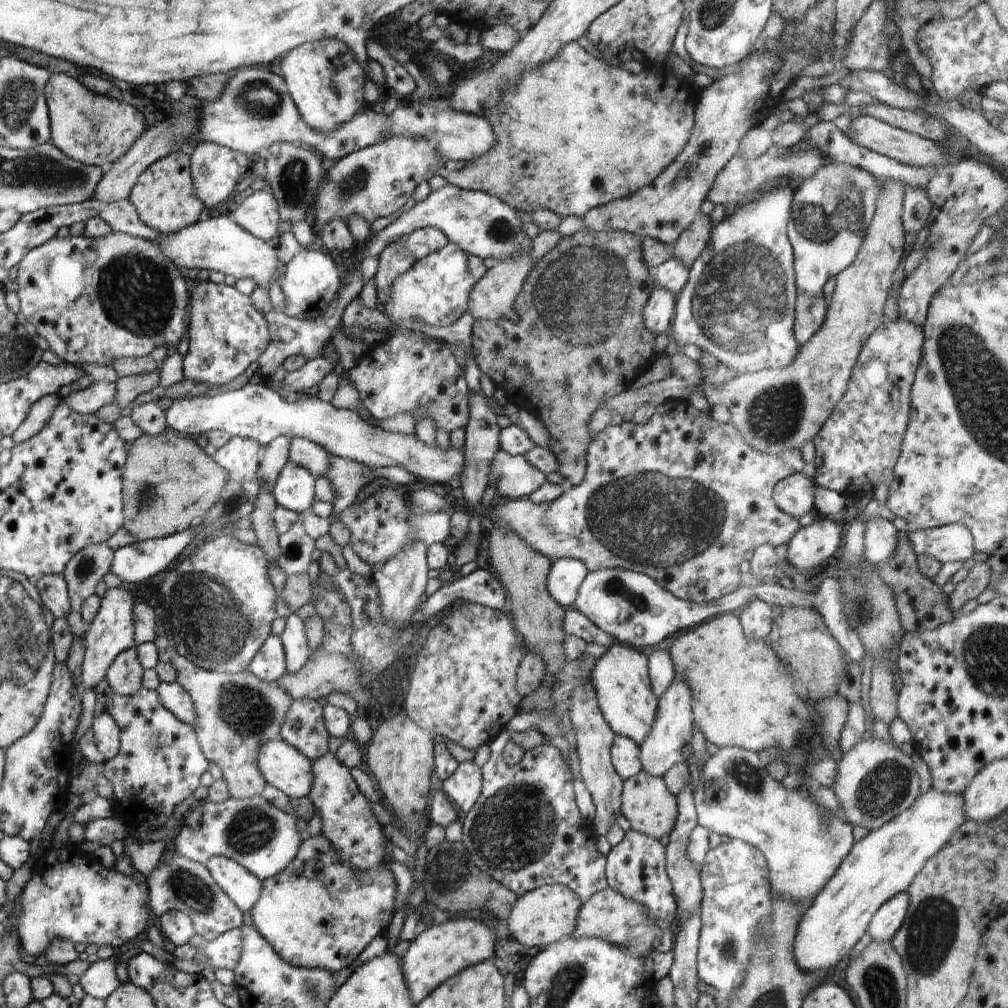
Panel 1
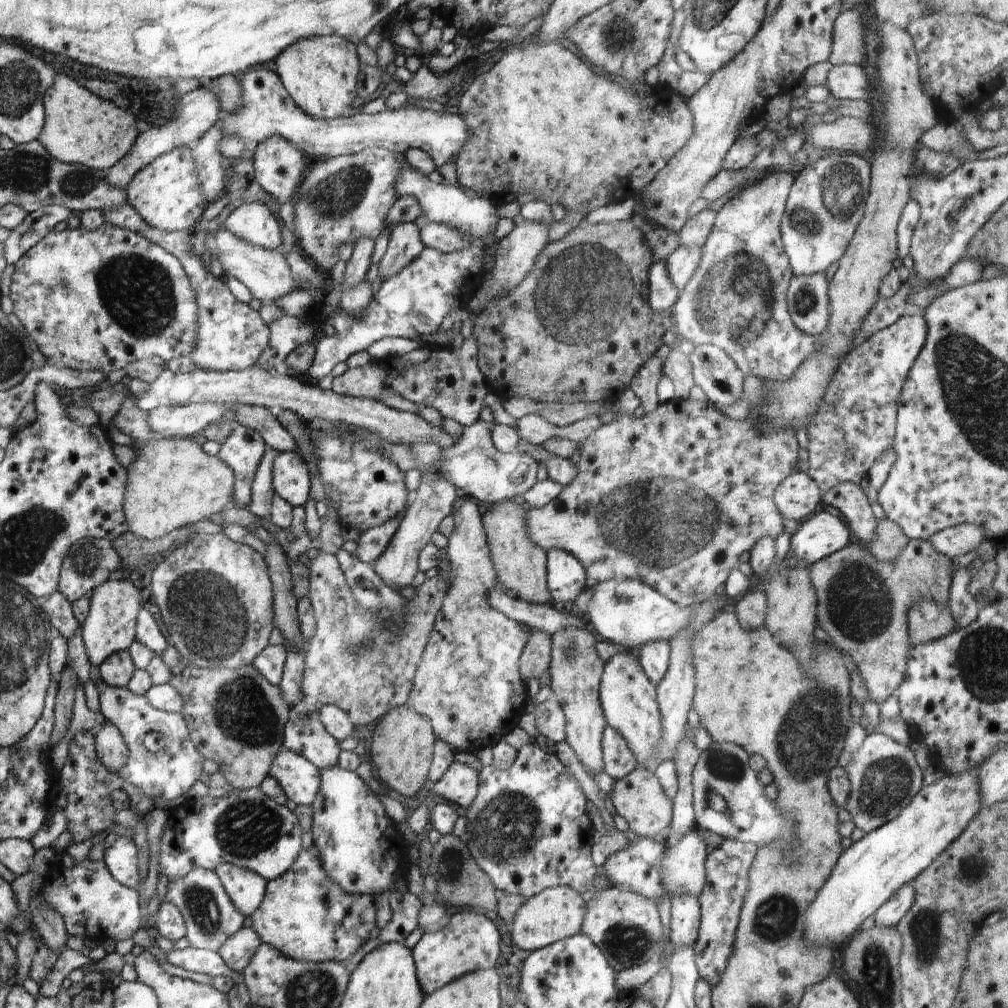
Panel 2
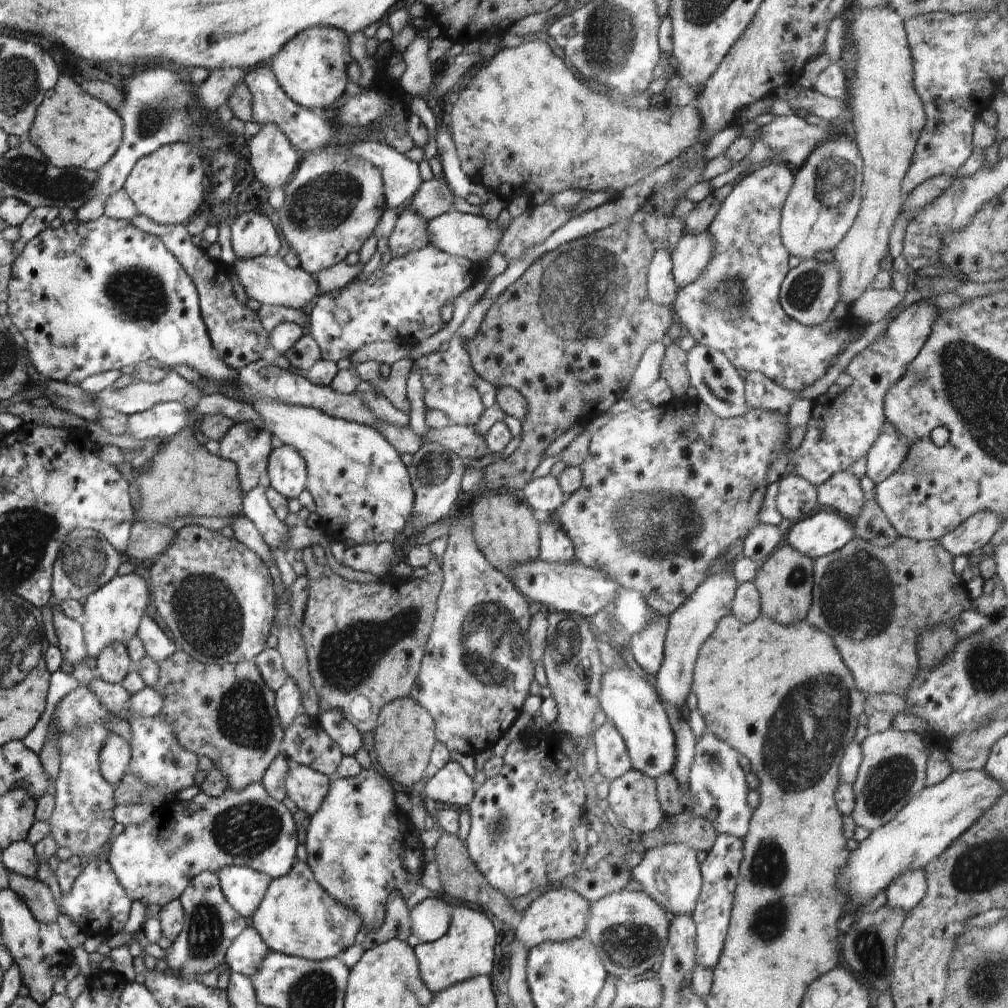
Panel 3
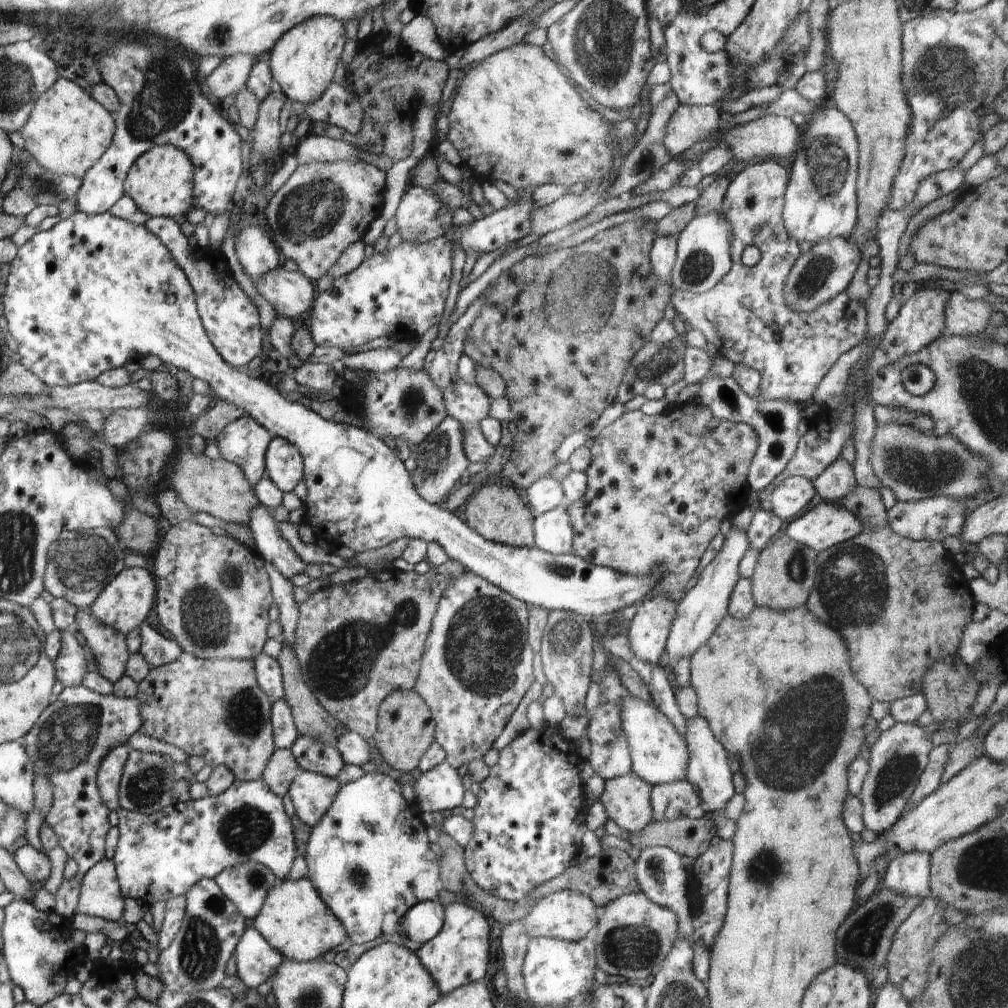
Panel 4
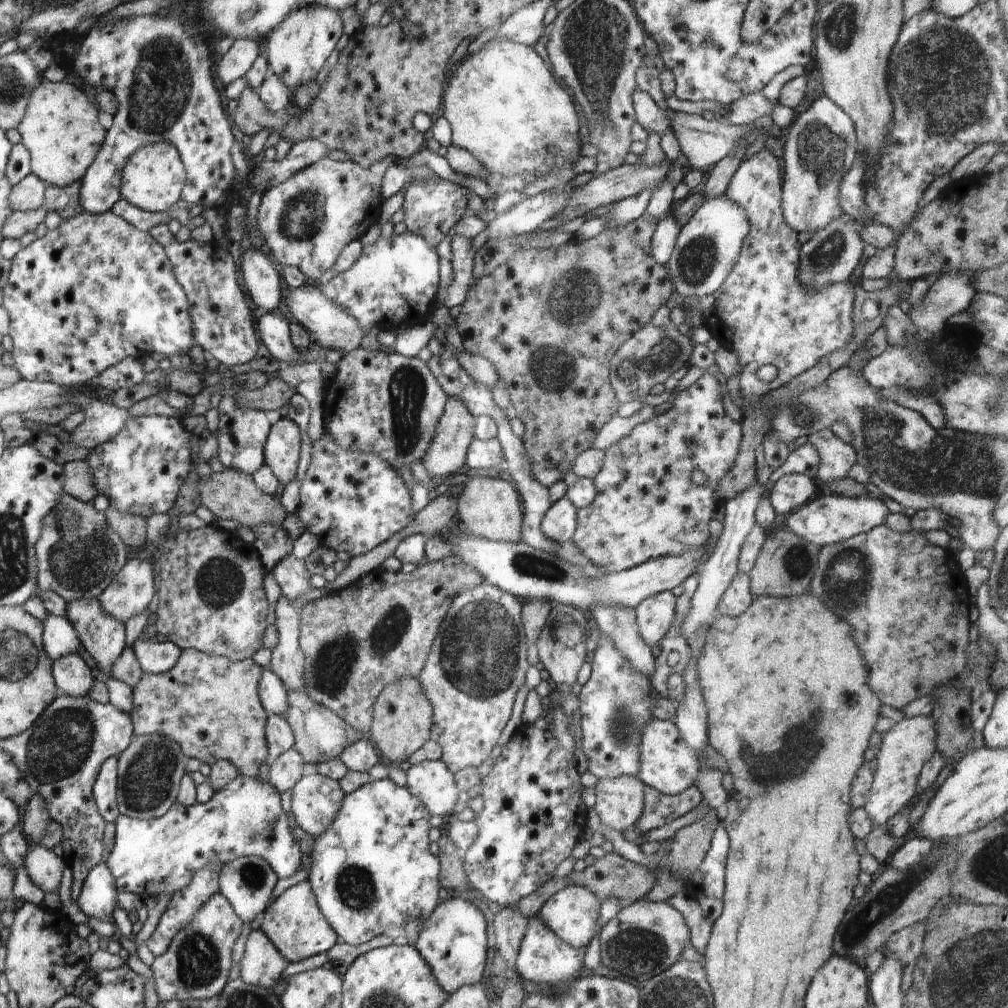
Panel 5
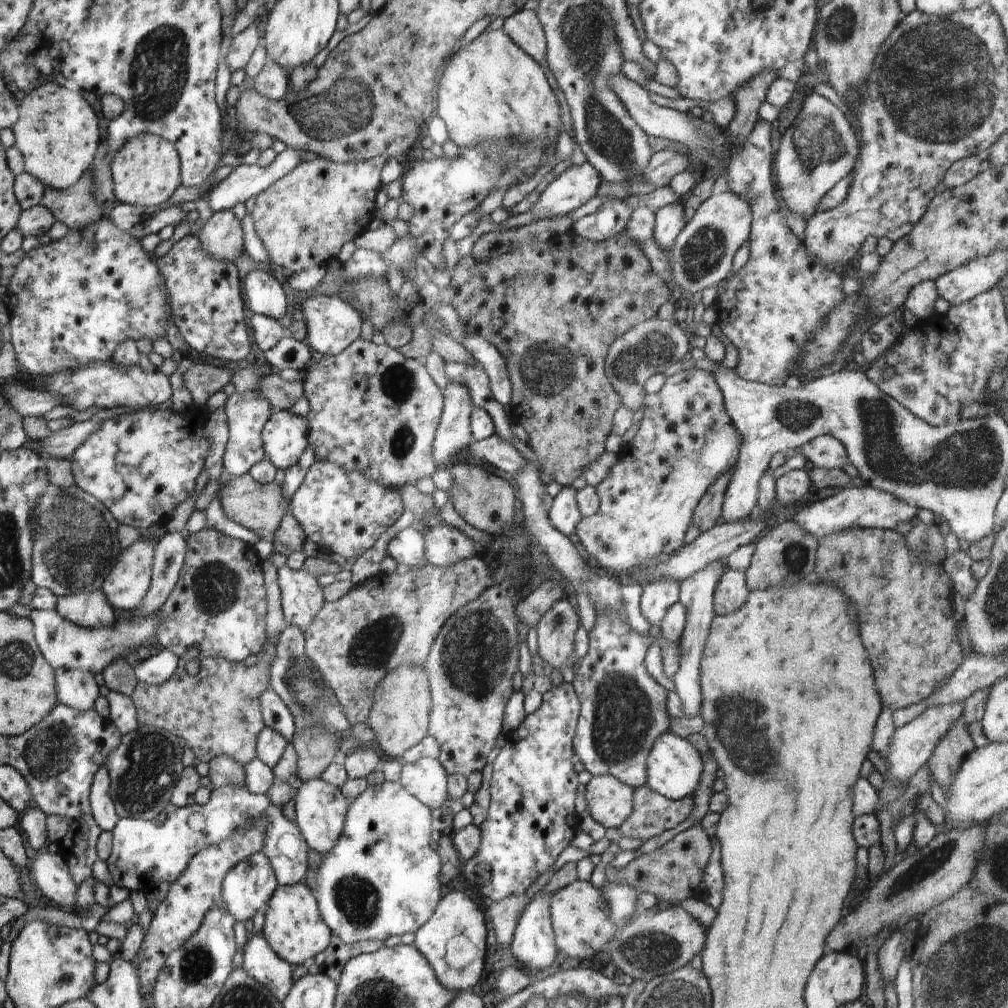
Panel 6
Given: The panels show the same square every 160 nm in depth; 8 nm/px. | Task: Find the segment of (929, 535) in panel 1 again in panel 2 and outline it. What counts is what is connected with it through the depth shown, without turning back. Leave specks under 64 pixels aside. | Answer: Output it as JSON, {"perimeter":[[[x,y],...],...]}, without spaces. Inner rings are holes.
{"perimeter":[[[964,523],[945,528],[933,534],[928,540],[939,553],[951,559],[975,551],[984,539],[985,532],[980,525]]]}

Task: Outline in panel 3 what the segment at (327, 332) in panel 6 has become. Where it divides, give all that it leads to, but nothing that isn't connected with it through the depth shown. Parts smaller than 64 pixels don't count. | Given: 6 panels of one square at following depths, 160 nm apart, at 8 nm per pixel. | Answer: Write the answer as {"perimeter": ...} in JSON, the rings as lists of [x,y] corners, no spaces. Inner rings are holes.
{"perimeter":[[[261,256],[253,259],[236,258],[230,269],[235,271],[248,298],[258,300],[262,304],[307,311],[320,293],[315,276],[308,274],[302,267],[288,266],[286,261],[279,256]]]}

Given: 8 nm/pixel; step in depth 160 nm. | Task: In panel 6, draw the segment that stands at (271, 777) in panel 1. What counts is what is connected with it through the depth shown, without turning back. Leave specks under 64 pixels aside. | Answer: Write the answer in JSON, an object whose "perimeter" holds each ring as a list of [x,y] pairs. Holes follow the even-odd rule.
{"perimeter":[[[321,778],[303,782],[303,785],[295,791],[295,823],[309,848],[313,848],[324,856],[334,848],[336,841],[342,834],[349,807],[347,800],[344,798],[341,789],[324,782]]]}

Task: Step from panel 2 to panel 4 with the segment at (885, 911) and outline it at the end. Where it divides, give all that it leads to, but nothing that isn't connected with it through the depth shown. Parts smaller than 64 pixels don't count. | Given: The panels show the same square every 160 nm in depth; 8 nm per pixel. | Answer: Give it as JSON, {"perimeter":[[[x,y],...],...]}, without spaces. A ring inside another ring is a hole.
{"perimeter":[[[906,851],[898,853],[882,867],[880,885],[903,895],[918,895],[925,898],[929,890],[931,855],[926,851]]]}

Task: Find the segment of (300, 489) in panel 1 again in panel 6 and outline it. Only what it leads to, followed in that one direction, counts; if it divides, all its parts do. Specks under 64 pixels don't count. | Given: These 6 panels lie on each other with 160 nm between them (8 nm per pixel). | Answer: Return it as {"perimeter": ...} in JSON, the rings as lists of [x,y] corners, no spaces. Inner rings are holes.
{"perimeter":[[[289,410],[272,413],[261,435],[265,456],[277,469],[286,470],[294,466],[309,445],[306,418]]]}

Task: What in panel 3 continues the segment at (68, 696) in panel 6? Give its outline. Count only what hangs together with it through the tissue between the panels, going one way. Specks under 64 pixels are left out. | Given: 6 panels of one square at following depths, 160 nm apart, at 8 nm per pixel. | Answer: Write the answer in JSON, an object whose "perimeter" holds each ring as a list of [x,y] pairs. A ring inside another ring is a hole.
{"perimeter":[[[60,606],[52,609],[52,618],[57,645],[62,651],[62,656],[65,656],[65,661],[68,664],[72,664],[75,667],[88,656],[86,654],[86,644],[84,644],[84,626],[74,619],[69,619],[62,612]]]}

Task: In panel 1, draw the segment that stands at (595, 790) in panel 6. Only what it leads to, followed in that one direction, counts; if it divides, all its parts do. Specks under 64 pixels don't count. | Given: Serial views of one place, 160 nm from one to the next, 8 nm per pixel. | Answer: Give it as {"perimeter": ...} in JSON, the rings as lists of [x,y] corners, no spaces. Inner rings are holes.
{"perimeter":[[[641,771],[624,781],[620,796],[620,813],[628,819],[632,831],[665,841],[670,836],[679,814],[677,796],[674,796],[663,778],[650,776]]]}

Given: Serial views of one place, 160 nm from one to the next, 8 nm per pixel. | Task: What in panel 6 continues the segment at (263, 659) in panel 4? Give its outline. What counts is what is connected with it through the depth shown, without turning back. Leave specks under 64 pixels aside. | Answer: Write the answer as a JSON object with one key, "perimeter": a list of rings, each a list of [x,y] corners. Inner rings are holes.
{"perimeter":[[[271,687],[261,694],[259,703],[265,726],[281,734],[290,743],[296,730],[293,714],[286,703]]]}

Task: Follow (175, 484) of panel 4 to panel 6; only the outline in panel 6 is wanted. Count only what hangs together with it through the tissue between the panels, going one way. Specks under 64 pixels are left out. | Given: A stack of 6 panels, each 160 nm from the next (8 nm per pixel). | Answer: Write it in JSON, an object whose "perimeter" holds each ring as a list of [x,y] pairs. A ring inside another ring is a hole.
{"perimeter":[[[249,473],[237,476],[221,491],[221,508],[230,520],[252,530],[259,539],[265,540],[278,530],[282,517],[290,510],[289,502],[284,498],[281,486],[282,484],[275,480],[265,485],[260,484]]]}

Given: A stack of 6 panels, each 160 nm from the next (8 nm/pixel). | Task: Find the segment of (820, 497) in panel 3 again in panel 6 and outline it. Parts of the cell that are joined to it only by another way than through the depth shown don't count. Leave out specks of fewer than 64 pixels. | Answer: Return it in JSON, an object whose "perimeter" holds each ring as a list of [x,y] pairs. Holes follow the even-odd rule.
{"perimeter":[[[830,435],[810,439],[810,442],[802,445],[799,450],[818,468],[842,469],[842,466],[849,462],[844,445]]]}

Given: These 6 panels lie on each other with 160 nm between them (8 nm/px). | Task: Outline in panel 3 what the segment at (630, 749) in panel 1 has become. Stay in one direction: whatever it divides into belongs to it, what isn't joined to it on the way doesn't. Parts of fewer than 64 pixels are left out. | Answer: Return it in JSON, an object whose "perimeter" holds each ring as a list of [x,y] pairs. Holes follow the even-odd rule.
{"perimeter":[[[599,718],[594,734],[598,771],[609,782],[633,768],[626,743],[611,721]]]}

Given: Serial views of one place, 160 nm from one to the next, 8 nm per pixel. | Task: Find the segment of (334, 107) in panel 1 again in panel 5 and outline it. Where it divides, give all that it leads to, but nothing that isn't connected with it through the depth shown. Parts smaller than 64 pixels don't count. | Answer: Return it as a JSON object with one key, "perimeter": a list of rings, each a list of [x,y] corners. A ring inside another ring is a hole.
{"perimeter":[[[324,5],[301,6],[290,12],[278,26],[267,35],[268,67],[291,92],[316,78],[327,64],[327,58],[344,33],[340,12]]]}

